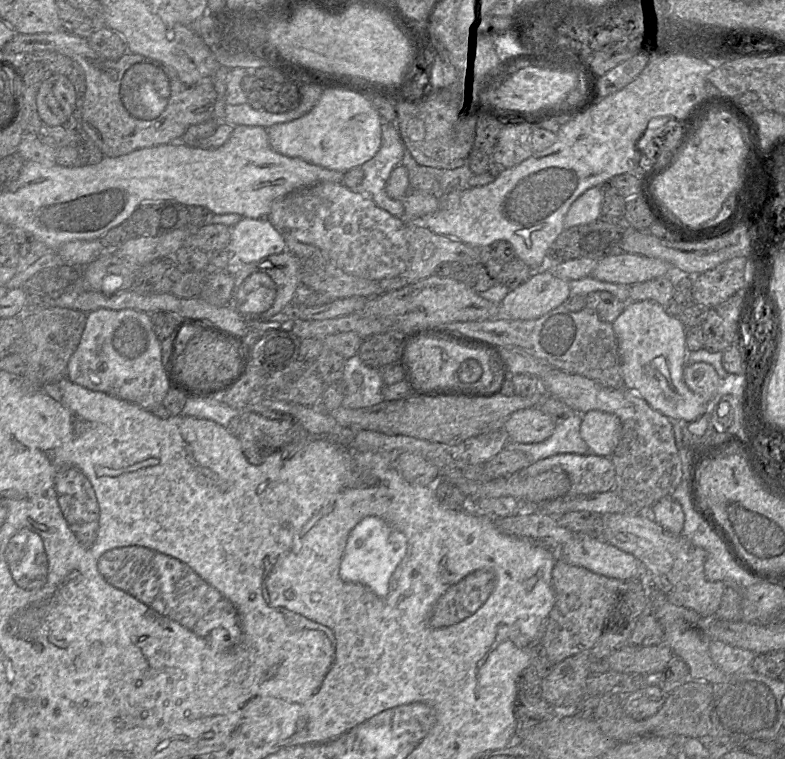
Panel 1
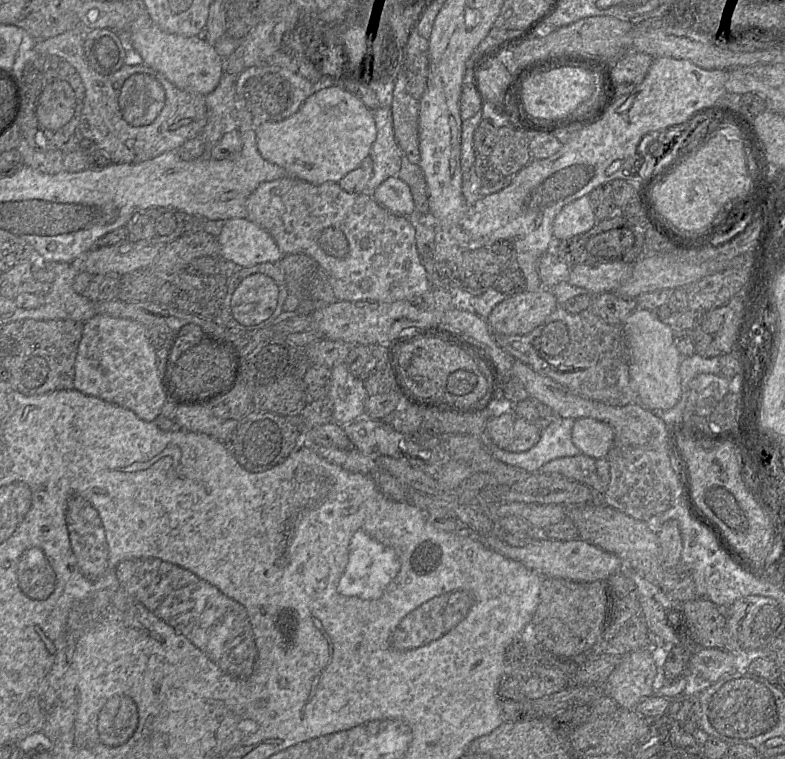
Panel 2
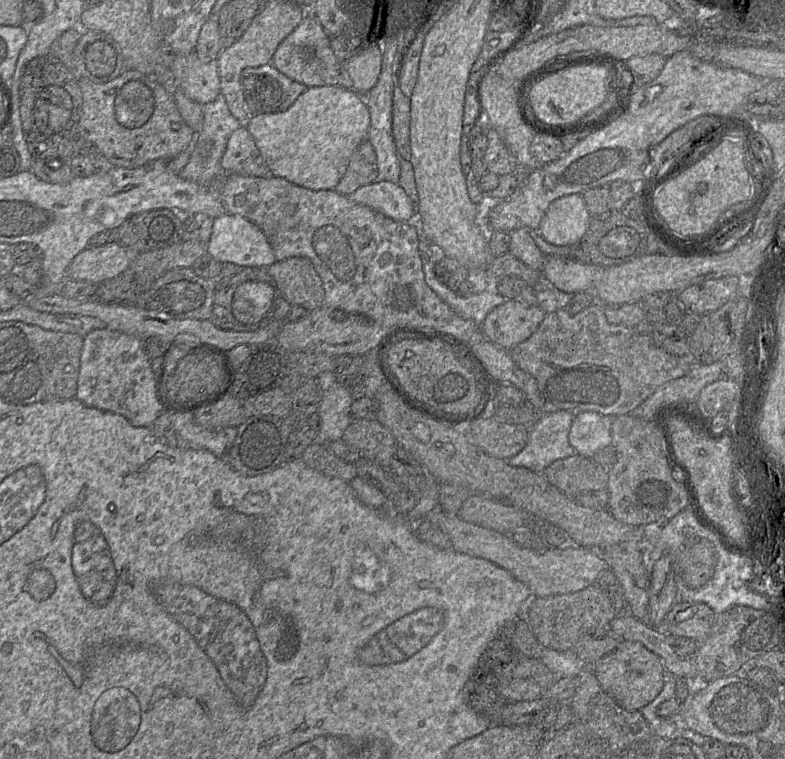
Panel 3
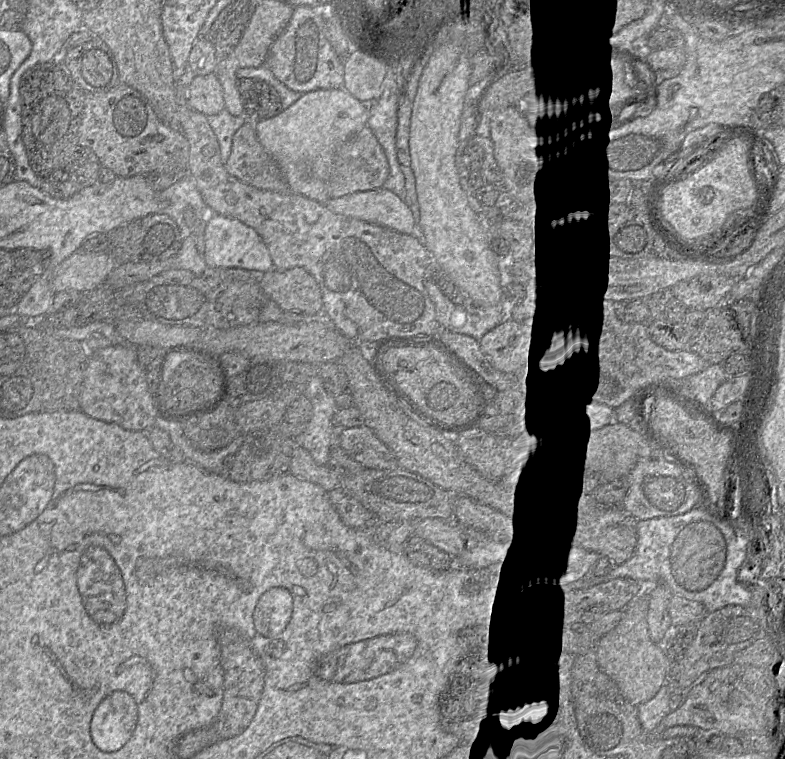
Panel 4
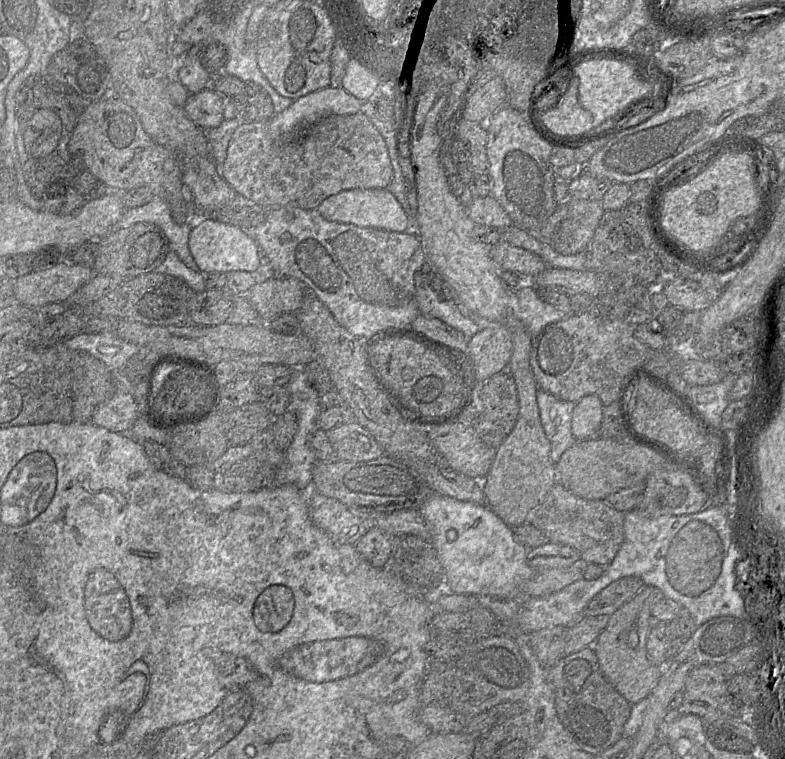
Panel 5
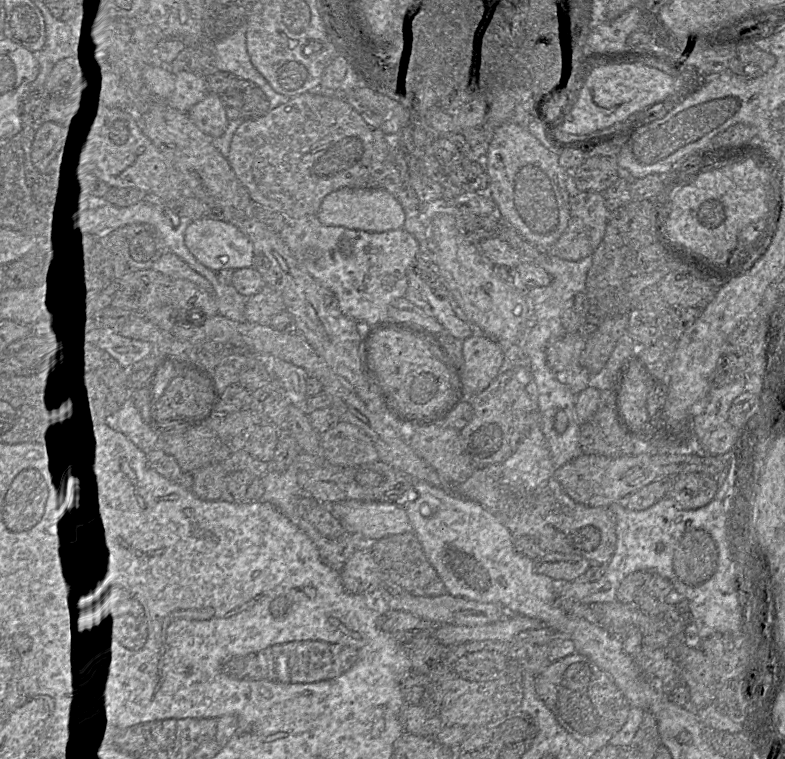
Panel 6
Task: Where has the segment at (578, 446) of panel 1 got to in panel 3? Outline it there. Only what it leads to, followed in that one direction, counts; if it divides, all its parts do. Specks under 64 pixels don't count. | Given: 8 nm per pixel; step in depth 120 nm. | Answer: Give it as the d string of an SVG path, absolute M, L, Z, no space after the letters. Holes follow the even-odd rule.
M570 411L541 413L537 422L528 430L527 444L523 450L506 461L512 466L524 467L542 473L554 461L576 455L575 449L569 442L574 416L575 413Z

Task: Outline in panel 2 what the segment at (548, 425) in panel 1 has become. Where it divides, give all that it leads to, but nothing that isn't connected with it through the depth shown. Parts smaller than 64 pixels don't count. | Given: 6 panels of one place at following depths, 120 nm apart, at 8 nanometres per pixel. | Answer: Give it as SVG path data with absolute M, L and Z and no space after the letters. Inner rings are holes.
M507 411L492 417L486 424L485 436L508 452L524 452L540 439L541 429L527 420Z

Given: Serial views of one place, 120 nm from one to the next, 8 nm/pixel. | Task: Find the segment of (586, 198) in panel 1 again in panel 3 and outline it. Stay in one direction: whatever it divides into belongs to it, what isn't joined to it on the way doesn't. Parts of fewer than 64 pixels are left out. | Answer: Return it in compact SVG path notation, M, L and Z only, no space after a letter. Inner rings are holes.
M570 194L549 205L538 233L550 244L570 246L584 236L590 220L582 194Z

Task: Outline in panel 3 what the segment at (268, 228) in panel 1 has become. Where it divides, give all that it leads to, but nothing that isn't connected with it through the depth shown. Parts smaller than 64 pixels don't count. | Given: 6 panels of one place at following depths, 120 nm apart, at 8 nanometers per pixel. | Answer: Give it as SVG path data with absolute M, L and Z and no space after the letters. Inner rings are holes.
M229 213L214 219L207 254L219 263L233 263L240 267L268 268L276 261L274 251L262 230L241 215Z

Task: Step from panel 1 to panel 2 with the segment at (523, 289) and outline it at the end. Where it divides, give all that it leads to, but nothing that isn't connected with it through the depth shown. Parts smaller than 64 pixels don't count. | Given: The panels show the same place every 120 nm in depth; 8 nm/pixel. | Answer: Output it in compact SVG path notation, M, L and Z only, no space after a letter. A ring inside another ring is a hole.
M549 288L522 291L507 296L485 319L492 332L525 335L537 328L556 308L558 302Z

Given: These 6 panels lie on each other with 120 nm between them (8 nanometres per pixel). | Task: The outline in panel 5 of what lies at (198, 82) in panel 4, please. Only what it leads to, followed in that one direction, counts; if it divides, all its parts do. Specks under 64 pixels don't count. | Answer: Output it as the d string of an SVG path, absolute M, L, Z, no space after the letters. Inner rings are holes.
M209 87L190 94L184 106L187 116L201 129L218 127L224 118L224 99Z

